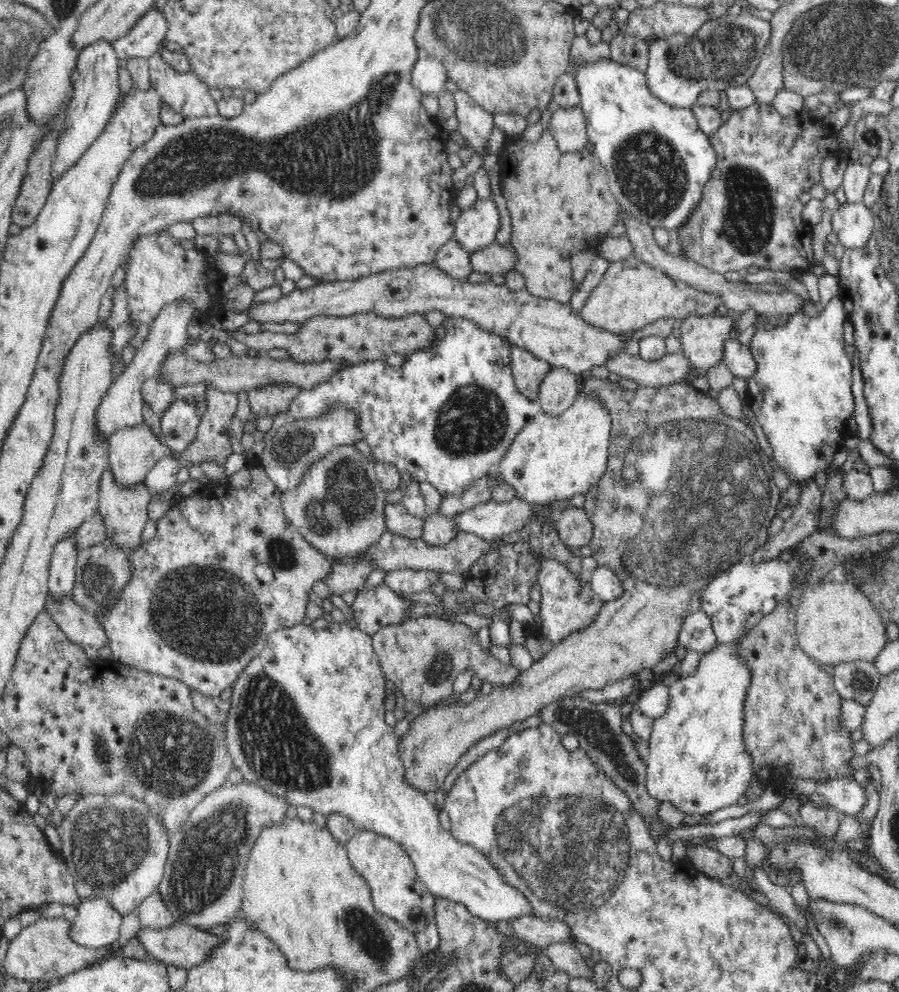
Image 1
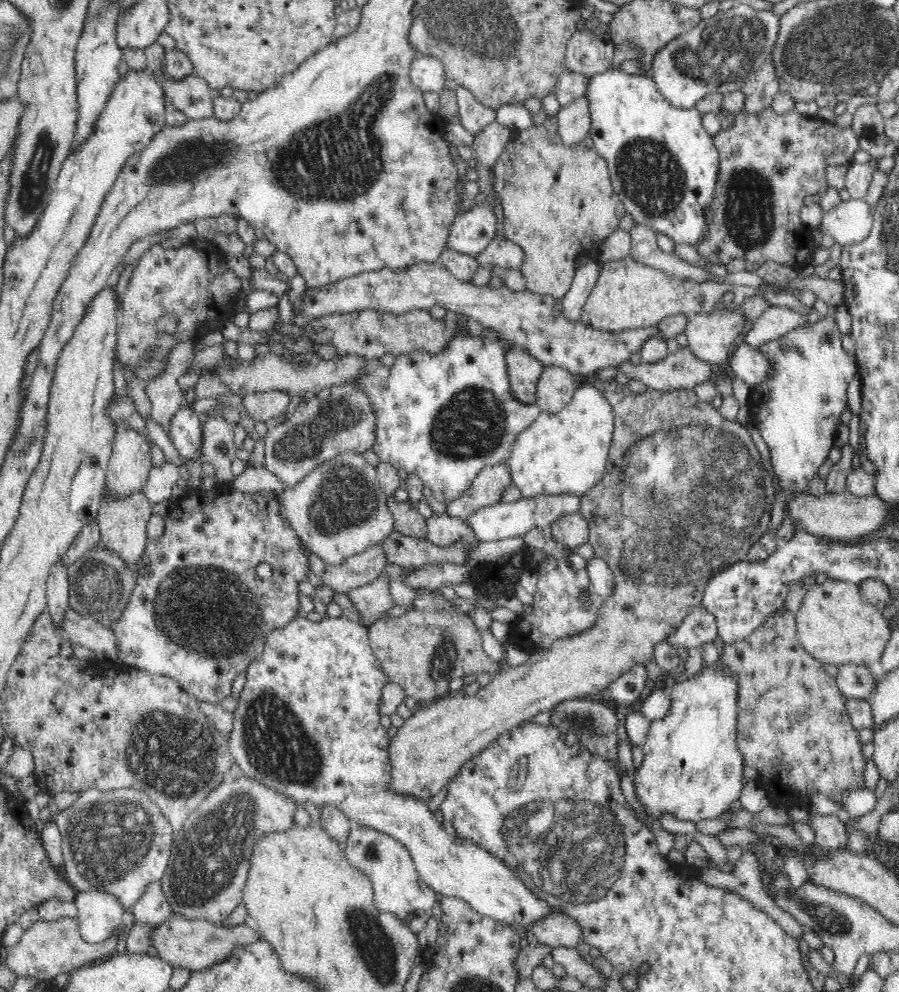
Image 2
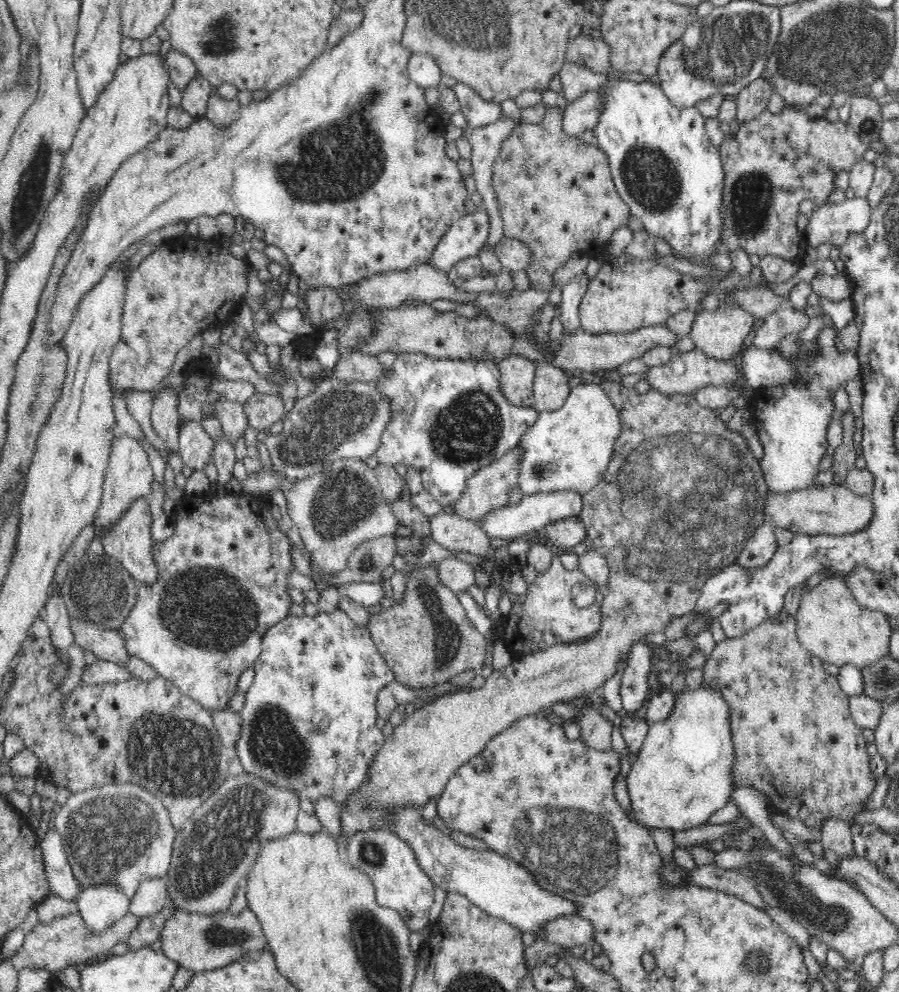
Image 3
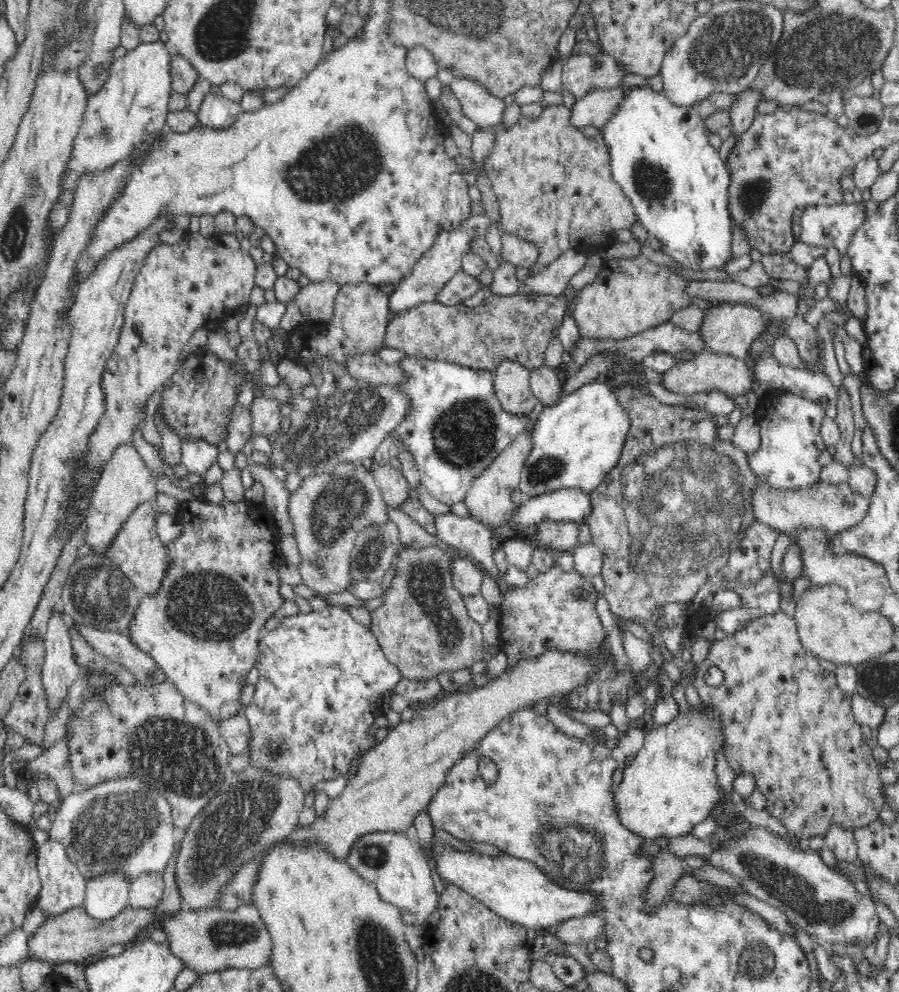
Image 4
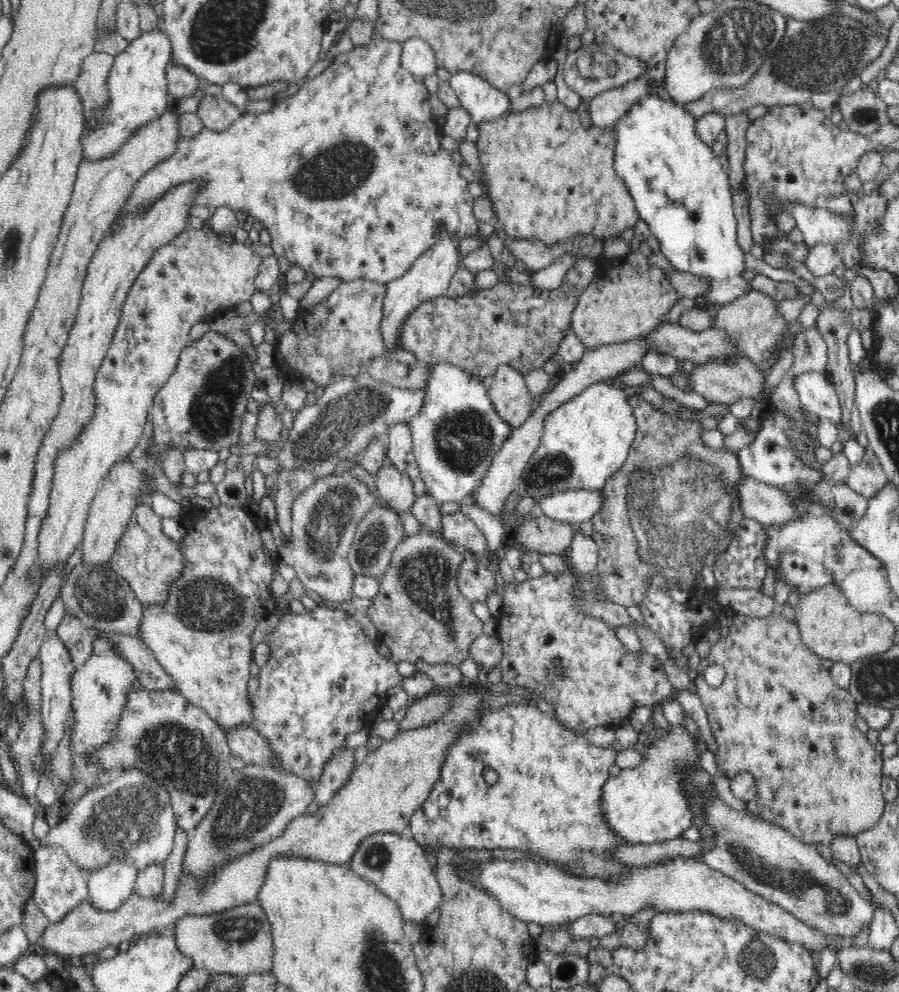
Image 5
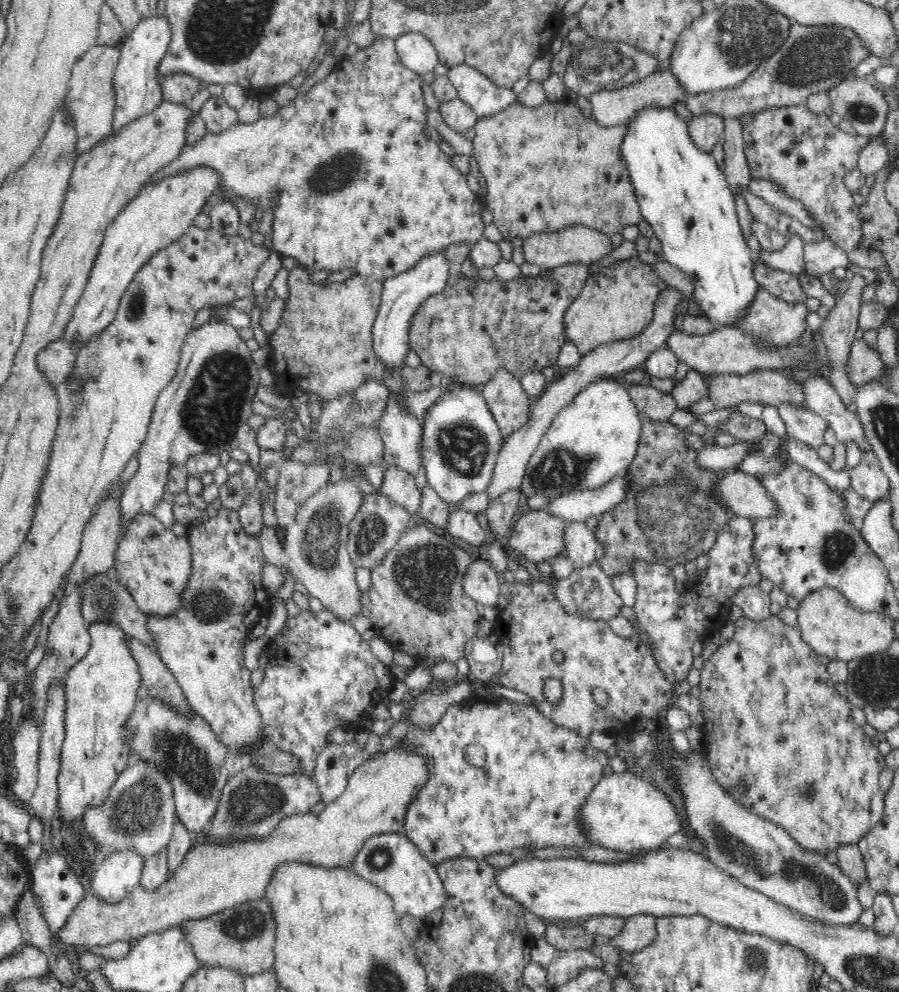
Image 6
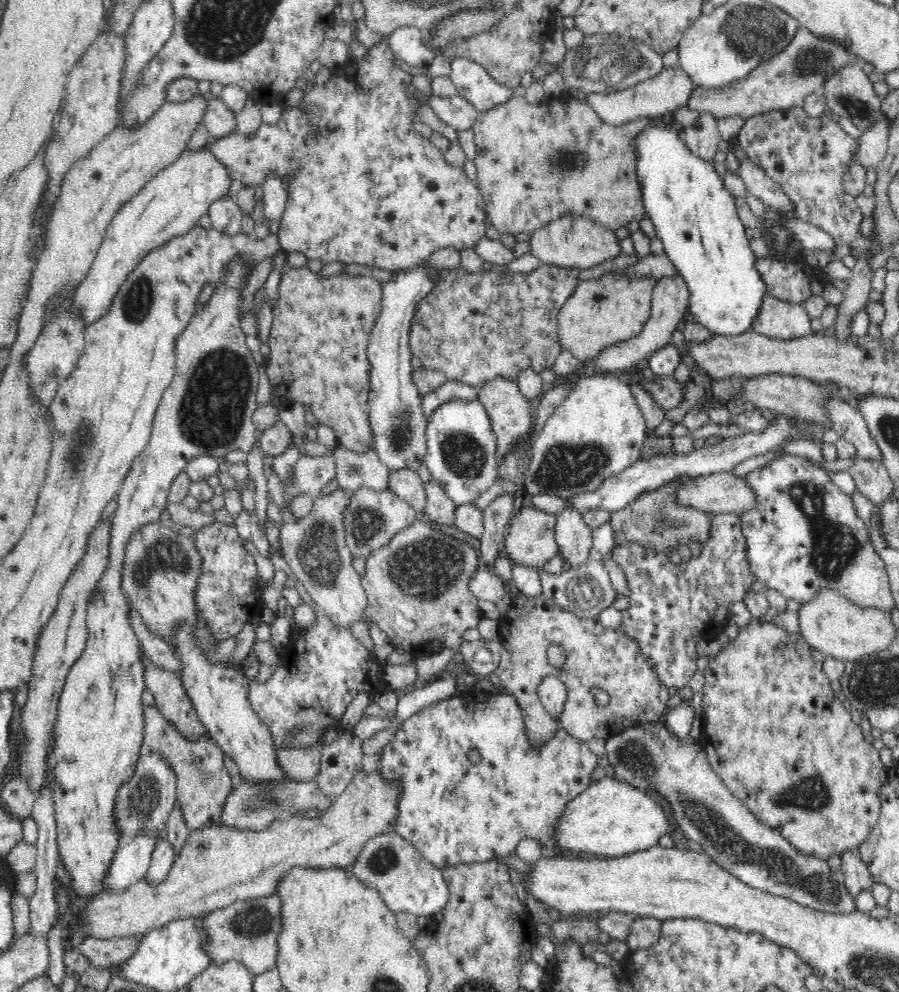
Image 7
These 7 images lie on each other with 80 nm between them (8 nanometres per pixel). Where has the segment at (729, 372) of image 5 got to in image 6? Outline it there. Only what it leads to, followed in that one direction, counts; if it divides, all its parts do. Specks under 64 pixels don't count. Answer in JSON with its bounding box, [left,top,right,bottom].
[700,368,805,408]

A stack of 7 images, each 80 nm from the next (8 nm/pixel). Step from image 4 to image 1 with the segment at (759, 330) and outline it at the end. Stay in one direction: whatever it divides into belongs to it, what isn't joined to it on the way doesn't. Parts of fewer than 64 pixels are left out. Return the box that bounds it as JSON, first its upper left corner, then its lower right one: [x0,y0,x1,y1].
[680,315,733,371]

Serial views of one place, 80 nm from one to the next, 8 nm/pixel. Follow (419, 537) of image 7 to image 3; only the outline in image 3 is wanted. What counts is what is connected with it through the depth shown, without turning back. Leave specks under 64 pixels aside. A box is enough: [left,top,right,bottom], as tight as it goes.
[367,566,487,692]

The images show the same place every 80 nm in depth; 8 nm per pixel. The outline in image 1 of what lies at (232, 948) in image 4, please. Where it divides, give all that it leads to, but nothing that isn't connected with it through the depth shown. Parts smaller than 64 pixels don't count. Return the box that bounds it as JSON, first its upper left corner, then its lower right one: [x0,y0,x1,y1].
[132,922,221,969]

